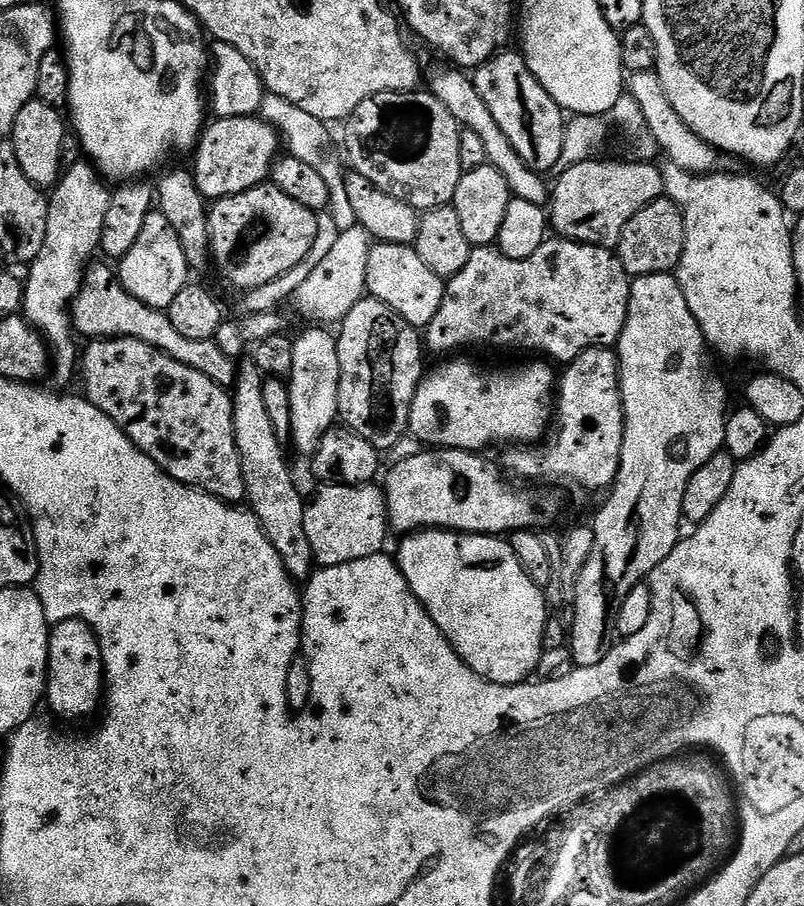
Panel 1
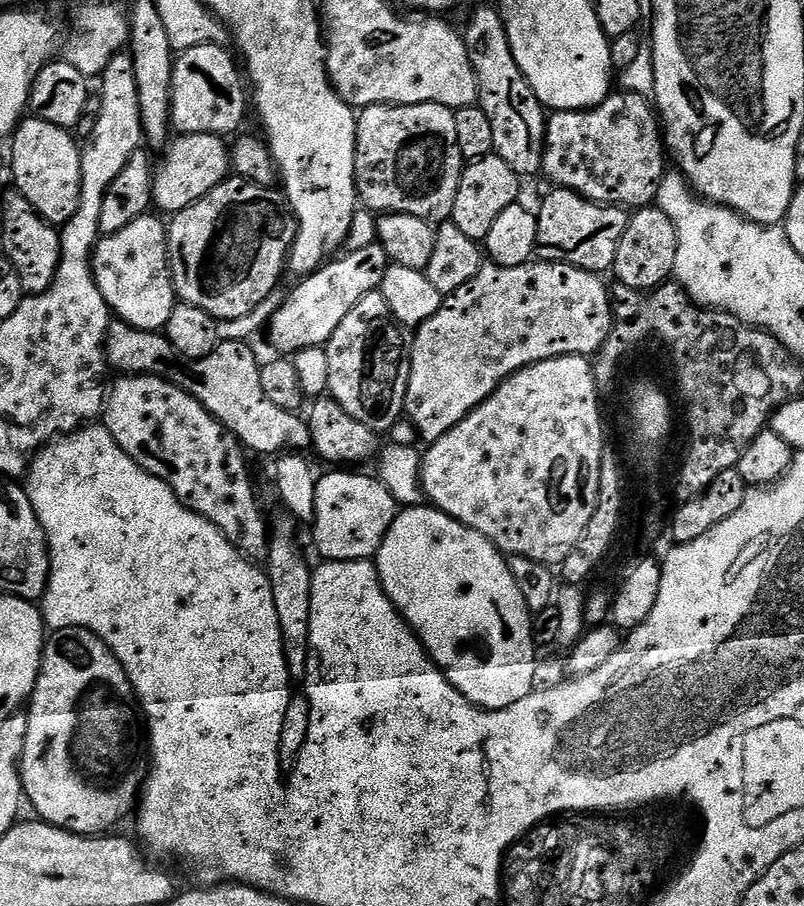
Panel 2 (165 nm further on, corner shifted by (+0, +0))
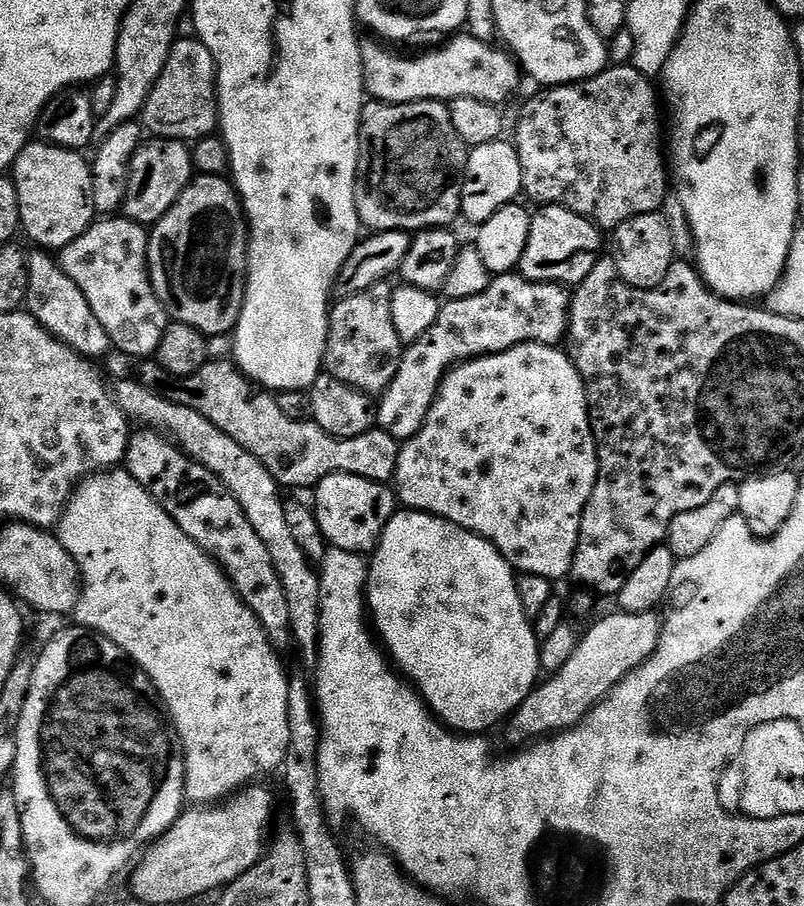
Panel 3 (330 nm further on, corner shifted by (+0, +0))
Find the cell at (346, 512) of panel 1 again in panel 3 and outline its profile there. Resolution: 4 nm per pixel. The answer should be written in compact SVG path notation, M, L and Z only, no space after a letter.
M330 474L314 489L316 521L325 540L337 552L371 554L380 543L385 526L398 511L395 491L388 484L379 484L354 474Z

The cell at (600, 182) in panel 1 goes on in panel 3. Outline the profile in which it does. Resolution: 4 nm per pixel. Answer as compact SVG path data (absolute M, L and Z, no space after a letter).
M544 206L532 218L530 238L520 259L519 275L539 284L563 284L575 286L583 282L586 274L602 258L606 248L606 236L592 221L565 208Z

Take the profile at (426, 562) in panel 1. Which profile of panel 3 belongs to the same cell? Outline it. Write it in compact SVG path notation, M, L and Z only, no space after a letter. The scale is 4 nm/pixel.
M411 510L397 511L391 522L384 528L376 551L371 553L368 565L368 586L366 589L366 608L370 613L371 623L378 633L378 640L386 649L391 663L410 681L413 688L420 693L424 703L432 709L433 716L445 728L457 734L484 734L487 728L496 723L507 721L512 713L520 707L524 699L537 687L536 675L540 672L540 648L533 625L527 614L522 610L522 602L516 589L517 573L512 565L504 561L504 556L488 540L475 536L449 520L431 516L429 512L413 512Z

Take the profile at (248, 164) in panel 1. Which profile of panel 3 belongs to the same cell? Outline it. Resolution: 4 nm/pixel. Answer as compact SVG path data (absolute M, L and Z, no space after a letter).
M149 139L141 144L140 149L134 154L126 202L122 209L123 215L135 224L151 226L158 223L170 210L170 206L178 202L178 198L192 179L194 179L192 149L185 141Z

